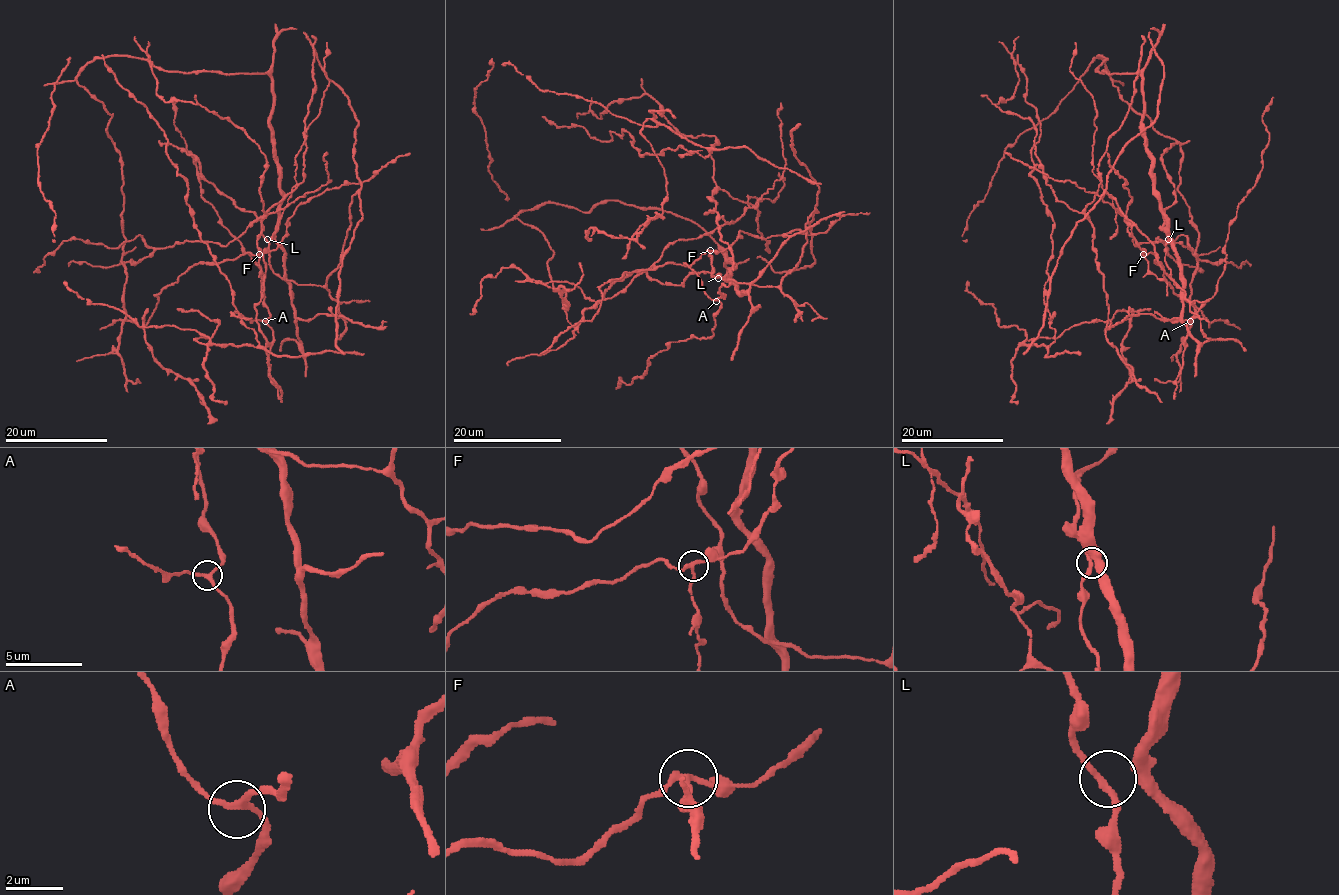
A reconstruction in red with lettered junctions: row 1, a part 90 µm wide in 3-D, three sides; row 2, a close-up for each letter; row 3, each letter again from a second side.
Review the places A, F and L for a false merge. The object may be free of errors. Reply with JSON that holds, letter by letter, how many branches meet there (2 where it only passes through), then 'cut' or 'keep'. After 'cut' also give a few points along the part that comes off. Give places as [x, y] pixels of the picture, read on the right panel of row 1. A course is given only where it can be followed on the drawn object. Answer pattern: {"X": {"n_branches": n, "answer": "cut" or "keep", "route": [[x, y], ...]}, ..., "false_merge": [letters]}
{"A": {"n_branches": 3, "answer": "keep"}, "F": {"n_branches": 3, "answer": "cut", "route": [[1143, 254], [1148, 268], [1166, 281], [1166, 295]]}, "L": {"n_branches": 3, "answer": "keep"}, "false_merge": ["F"]}

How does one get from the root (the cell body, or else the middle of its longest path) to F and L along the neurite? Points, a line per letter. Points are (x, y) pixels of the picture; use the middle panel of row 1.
F: (768, 263), (757, 203), (733, 222), (733, 242), (710, 251)
L: (768, 263), (775, 272), (789, 272), (814, 261), (816, 211), (805, 224), (801, 259), (778, 286), (718, 278)

